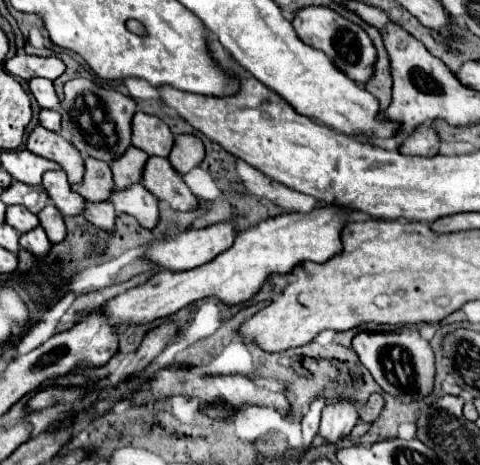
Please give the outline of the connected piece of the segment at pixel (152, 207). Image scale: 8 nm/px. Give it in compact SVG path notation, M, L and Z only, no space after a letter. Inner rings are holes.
M133 184L127 190L115 190L111 202L119 212L135 216L147 230L153 230L159 222L159 200L141 184Z

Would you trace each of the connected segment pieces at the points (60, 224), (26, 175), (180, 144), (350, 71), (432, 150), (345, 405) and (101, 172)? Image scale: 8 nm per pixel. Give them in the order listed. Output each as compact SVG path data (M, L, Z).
M47 204L47 208L43 208L43 210L39 212L39 220L41 220L43 230L47 232L47 238L49 238L53 244L65 240L67 228L65 228L65 222L63 222L63 214L61 214L53 204Z
M29 150L1 152L1 164L15 180L25 182L29 186L39 186L41 176L47 170L61 170L61 166L57 166L57 162L51 162L51 160L45 160L41 156L35 156Z
M181 134L175 138L175 146L169 154L169 162L179 174L187 174L191 168L199 166L203 158L205 158L205 148L199 138L191 134Z
M309 6L309 8L303 8L297 12L297 16L293 20L293 28L305 44L325 52L333 60L333 64L341 72L345 72L351 80L355 80L357 84L365 86L367 80L371 80L375 60L377 60L377 50L375 50L371 38L365 34L365 30L359 28L357 24L345 20L341 14L333 12L331 8Z
M421 124L403 138L399 152L411 154L411 156L433 156L439 152L439 144L441 144L441 138L437 130L431 124Z
M339 398L323 408L319 436L325 440L325 444L337 444L341 438L351 434L357 420L357 404Z
M85 160L85 180L83 184L73 184L73 192L81 194L87 202L101 202L109 200L111 192L115 190L113 174L109 172L109 166L101 160Z

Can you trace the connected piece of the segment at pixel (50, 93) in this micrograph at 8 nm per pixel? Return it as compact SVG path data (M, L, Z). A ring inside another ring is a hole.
M33 78L33 80L29 80L29 88L31 88L33 96L37 98L37 102L39 102L39 106L43 110L57 110L61 106L61 102L57 98L57 92L55 92L51 80Z

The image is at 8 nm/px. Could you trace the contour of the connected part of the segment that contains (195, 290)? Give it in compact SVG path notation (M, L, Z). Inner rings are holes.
M321 206L313 208L313 212L307 214L279 214L243 232L237 232L233 246L211 262L187 272L159 270L151 274L145 284L111 298L95 312L103 314L107 322L117 328L123 324L141 326L159 318L167 318L187 304L209 296L219 298L225 306L245 304L263 288L271 274L291 274L293 268L303 262L321 264L337 256L337 252L341 252L341 228L345 226L351 212L353 210L341 206Z

